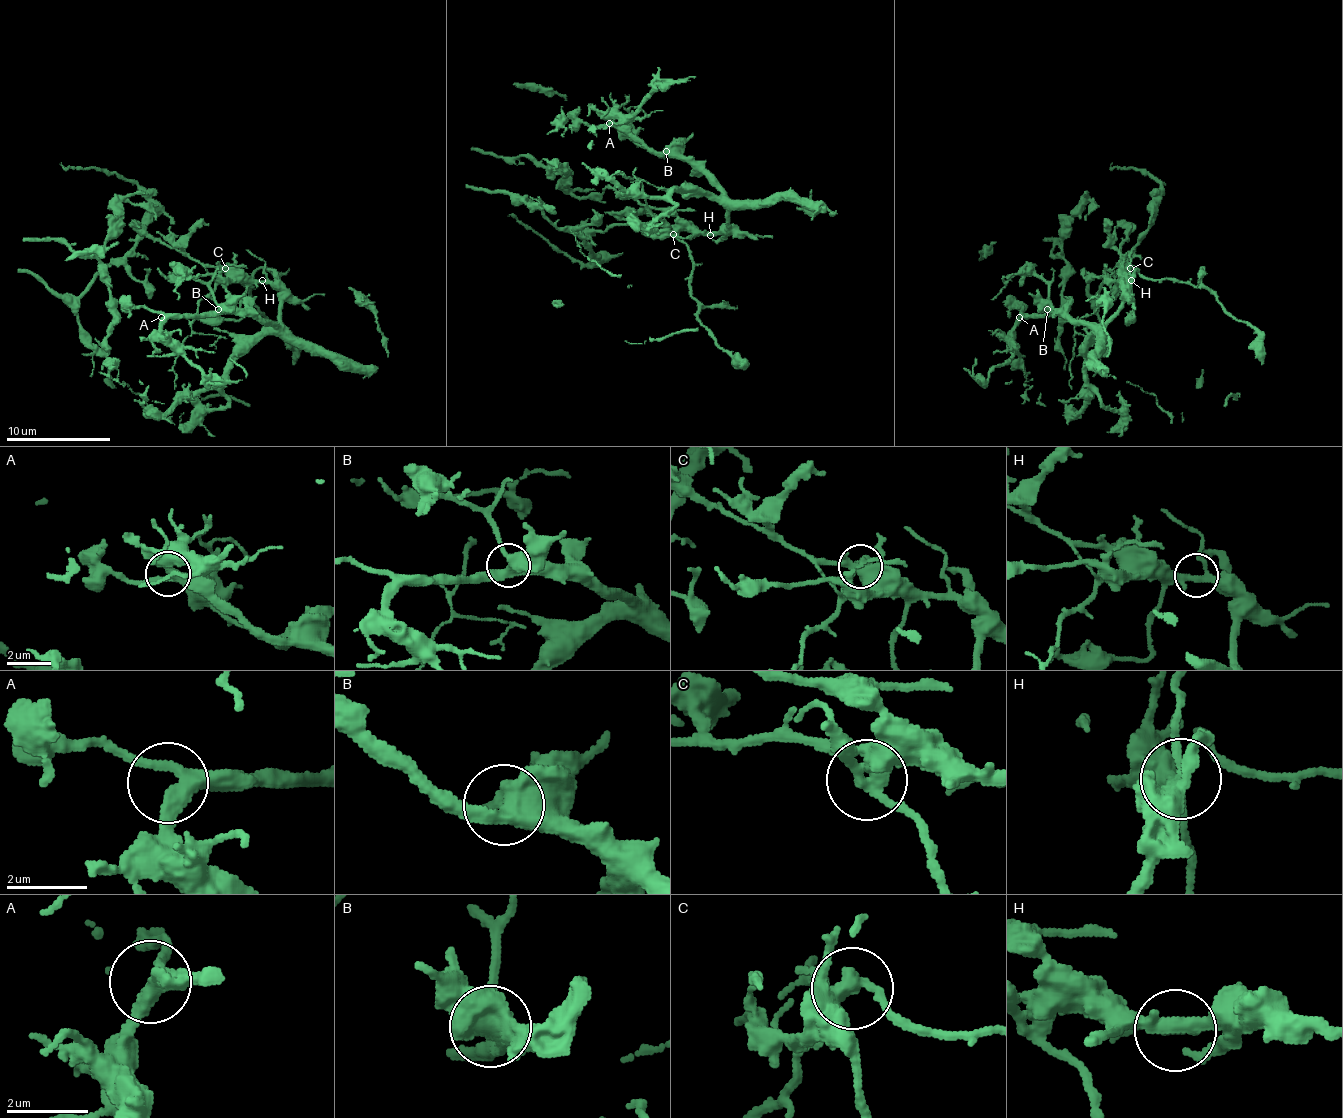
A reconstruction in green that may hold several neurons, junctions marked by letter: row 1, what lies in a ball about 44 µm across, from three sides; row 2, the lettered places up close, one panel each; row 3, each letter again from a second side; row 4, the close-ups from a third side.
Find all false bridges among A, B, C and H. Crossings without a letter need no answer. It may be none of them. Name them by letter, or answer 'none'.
C

